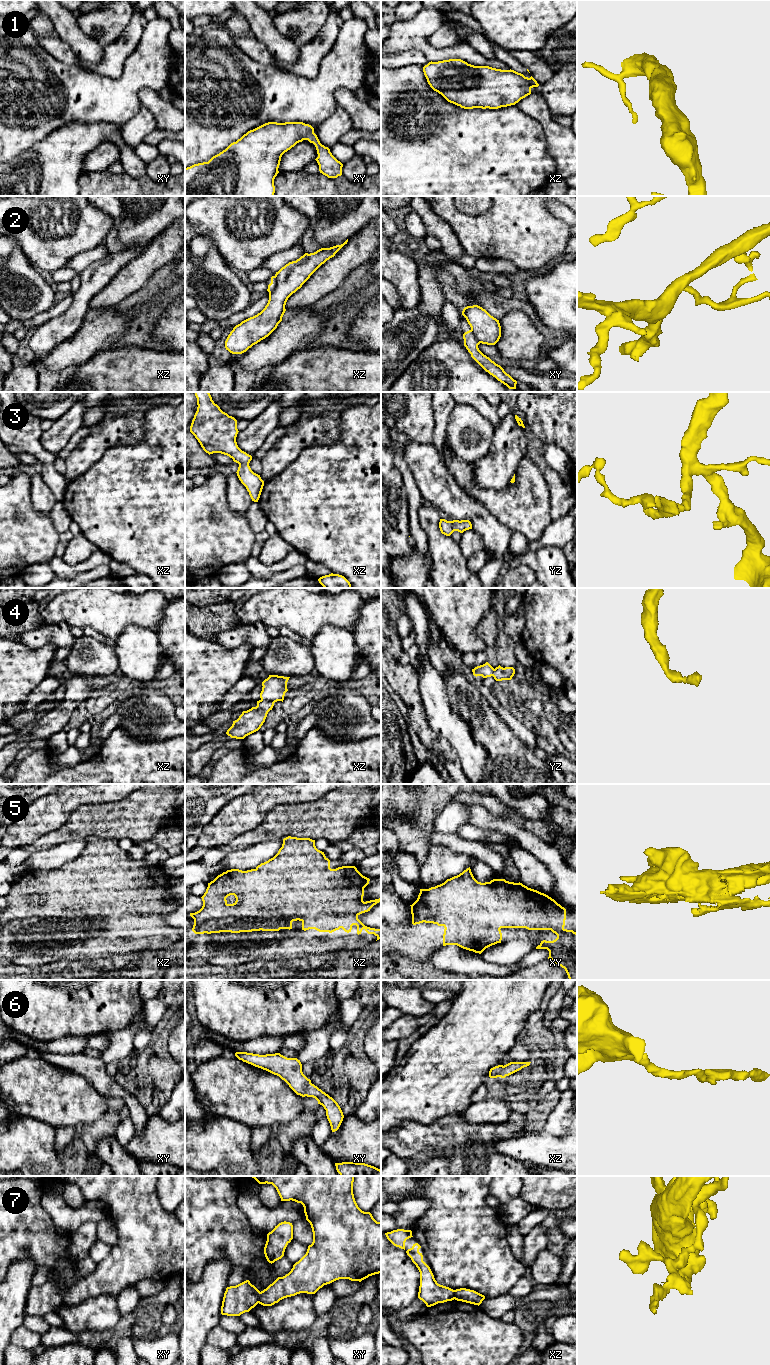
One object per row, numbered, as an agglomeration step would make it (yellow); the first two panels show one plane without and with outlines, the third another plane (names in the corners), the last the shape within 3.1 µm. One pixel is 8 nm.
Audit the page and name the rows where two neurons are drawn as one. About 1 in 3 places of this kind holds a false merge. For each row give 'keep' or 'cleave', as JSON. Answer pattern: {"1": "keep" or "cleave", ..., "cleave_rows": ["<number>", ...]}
{"1": "keep", "2": "cleave", "3": "keep", "4": "keep", "5": "keep", "6": "keep", "7": "cleave", "cleave_rows": ["2", "7"]}

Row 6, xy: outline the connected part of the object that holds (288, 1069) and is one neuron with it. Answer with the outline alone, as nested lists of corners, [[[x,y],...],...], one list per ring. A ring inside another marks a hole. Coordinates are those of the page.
[[[236,1052],[235,1056],[255,1067],[266,1070],[284,1080],[289,1087],[302,1097],[313,1097],[326,1110],[326,1116],[332,1132],[339,1129],[344,1115],[338,1103],[311,1083],[302,1072],[302,1064],[297,1058],[287,1058],[280,1053],[259,1055],[247,1052]]]

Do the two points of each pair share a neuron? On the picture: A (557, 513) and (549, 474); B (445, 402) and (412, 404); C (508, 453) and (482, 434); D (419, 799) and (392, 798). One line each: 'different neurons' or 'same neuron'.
A: same neuron
B: different neurons
C: different neurons
D: same neuron

